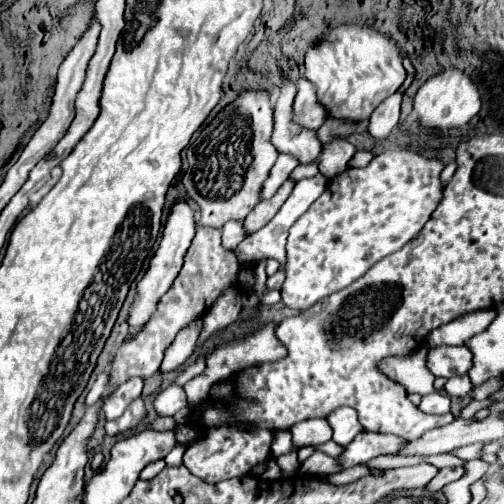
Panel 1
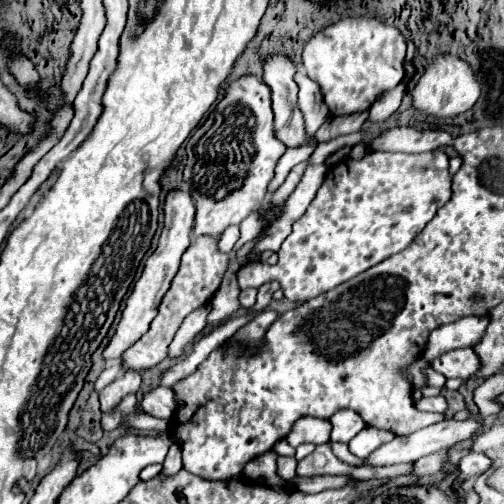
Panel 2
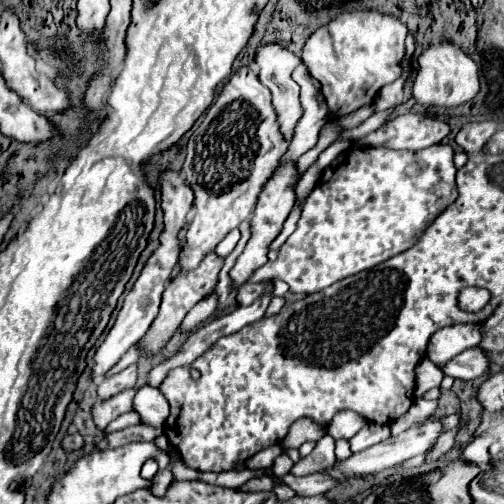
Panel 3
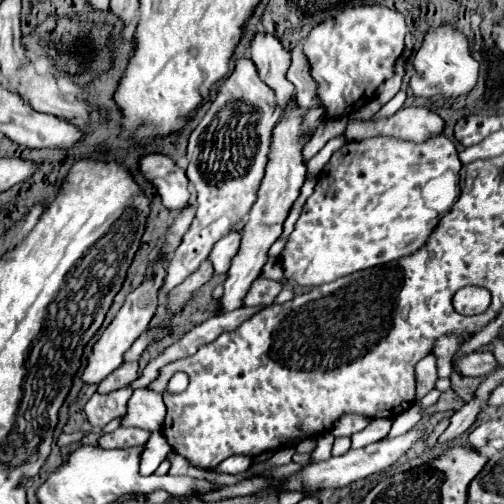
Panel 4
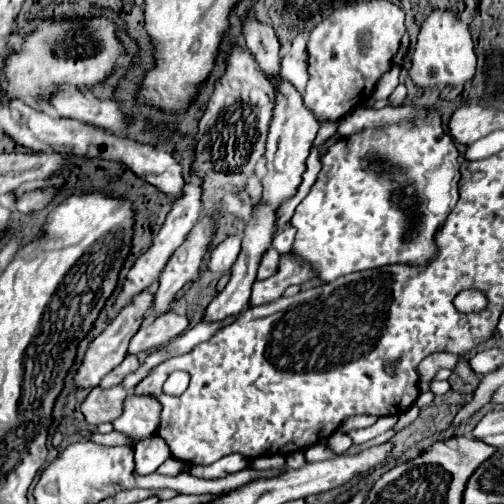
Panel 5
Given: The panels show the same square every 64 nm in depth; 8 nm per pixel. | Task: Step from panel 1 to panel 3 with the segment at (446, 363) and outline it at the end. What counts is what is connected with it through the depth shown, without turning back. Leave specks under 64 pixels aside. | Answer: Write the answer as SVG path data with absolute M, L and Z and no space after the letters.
M468 348L460 352L458 356L454 356L444 366L444 374L452 378L460 378L460 380L472 380L486 374L488 368L490 368L488 356L480 348Z

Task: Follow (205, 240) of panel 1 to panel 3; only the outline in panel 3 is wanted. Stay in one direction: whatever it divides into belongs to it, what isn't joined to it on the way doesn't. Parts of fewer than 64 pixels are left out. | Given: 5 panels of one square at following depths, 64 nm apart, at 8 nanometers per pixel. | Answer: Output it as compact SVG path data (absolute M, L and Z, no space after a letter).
M210 252L210 254L200 262L200 266L198 266L196 270L186 272L184 276L176 276L176 280L168 284L168 288L166 288L164 294L162 294L160 314L158 314L156 320L152 322L150 332L146 332L146 336L138 342L142 350L146 350L150 356L154 356L156 352L160 352L160 348L170 340L170 336L174 334L174 330L180 326L180 322L184 320L184 316L190 312L190 308L196 306L206 294L210 294L210 292L214 290L214 284L216 284L216 280L218 280L218 272L220 272L222 264L224 264L224 262L222 262L214 252Z

